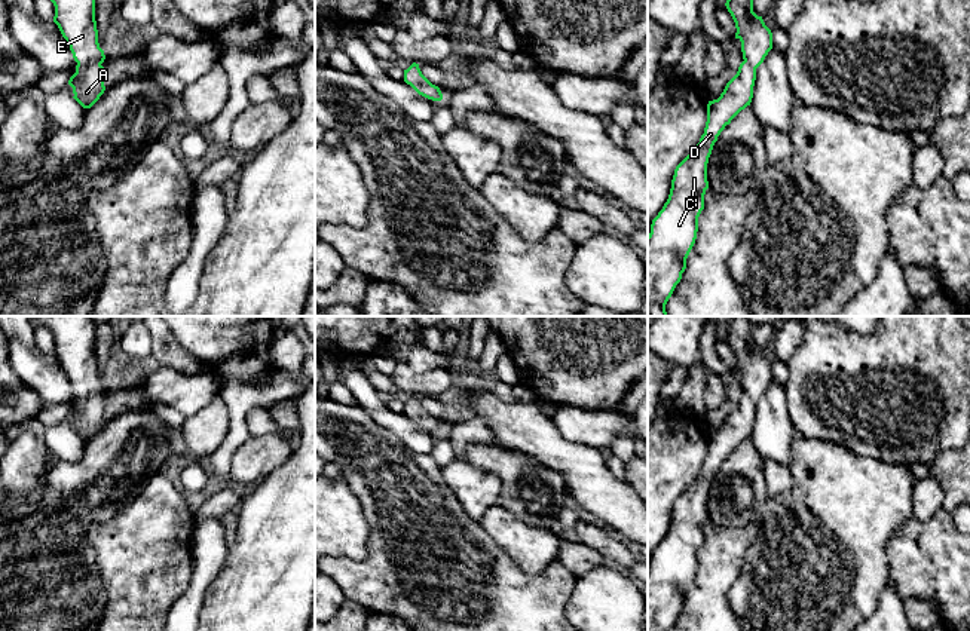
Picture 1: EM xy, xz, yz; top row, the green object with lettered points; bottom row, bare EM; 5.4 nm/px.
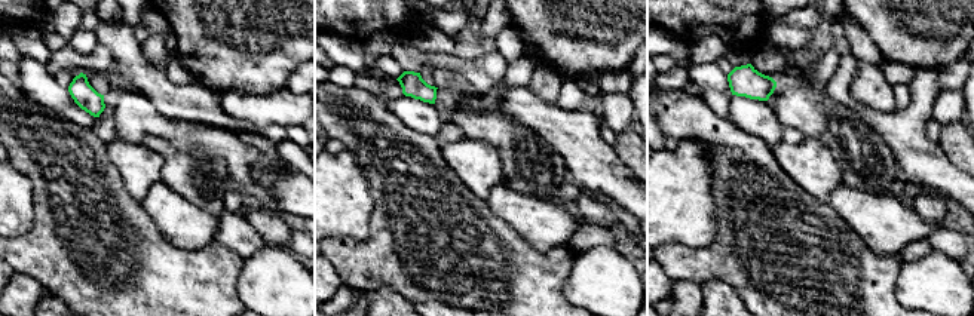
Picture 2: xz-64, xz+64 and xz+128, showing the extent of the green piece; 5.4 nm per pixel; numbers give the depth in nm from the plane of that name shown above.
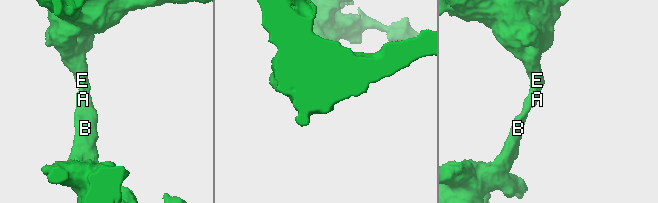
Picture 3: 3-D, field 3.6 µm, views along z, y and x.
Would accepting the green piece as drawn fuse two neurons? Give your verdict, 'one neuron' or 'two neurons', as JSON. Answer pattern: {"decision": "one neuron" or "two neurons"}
{"decision": "one neuron"}

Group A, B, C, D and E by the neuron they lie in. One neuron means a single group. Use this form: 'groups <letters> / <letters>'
groups A B C D E

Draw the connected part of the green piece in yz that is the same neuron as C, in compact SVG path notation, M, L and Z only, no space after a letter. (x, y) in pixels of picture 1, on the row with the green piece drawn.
M726 0L741 42L743 62L717 99L707 104L700 143L676 166L667 202L648 235L648 316L667 316L665 304L686 269L709 189L707 163L717 137L753 98L756 68L772 49L772 33L753 12L753 0Z

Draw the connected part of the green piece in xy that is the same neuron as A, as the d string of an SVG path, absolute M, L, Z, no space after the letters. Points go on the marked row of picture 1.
M51 0L55 6L53 22L58 25L73 53L76 73L68 85L74 99L91 108L104 94L104 50L98 43L95 0Z

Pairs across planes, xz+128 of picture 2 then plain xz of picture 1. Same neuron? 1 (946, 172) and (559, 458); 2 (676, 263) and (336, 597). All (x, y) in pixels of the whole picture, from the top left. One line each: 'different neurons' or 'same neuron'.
1: same neuron
2: different neurons

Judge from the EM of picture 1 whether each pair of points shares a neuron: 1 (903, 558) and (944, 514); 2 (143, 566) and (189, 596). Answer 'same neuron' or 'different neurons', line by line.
1: same neuron
2: different neurons

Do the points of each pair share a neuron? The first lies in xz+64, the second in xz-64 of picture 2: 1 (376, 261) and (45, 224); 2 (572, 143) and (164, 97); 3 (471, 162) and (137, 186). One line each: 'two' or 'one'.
1: one
2: one
3: one

